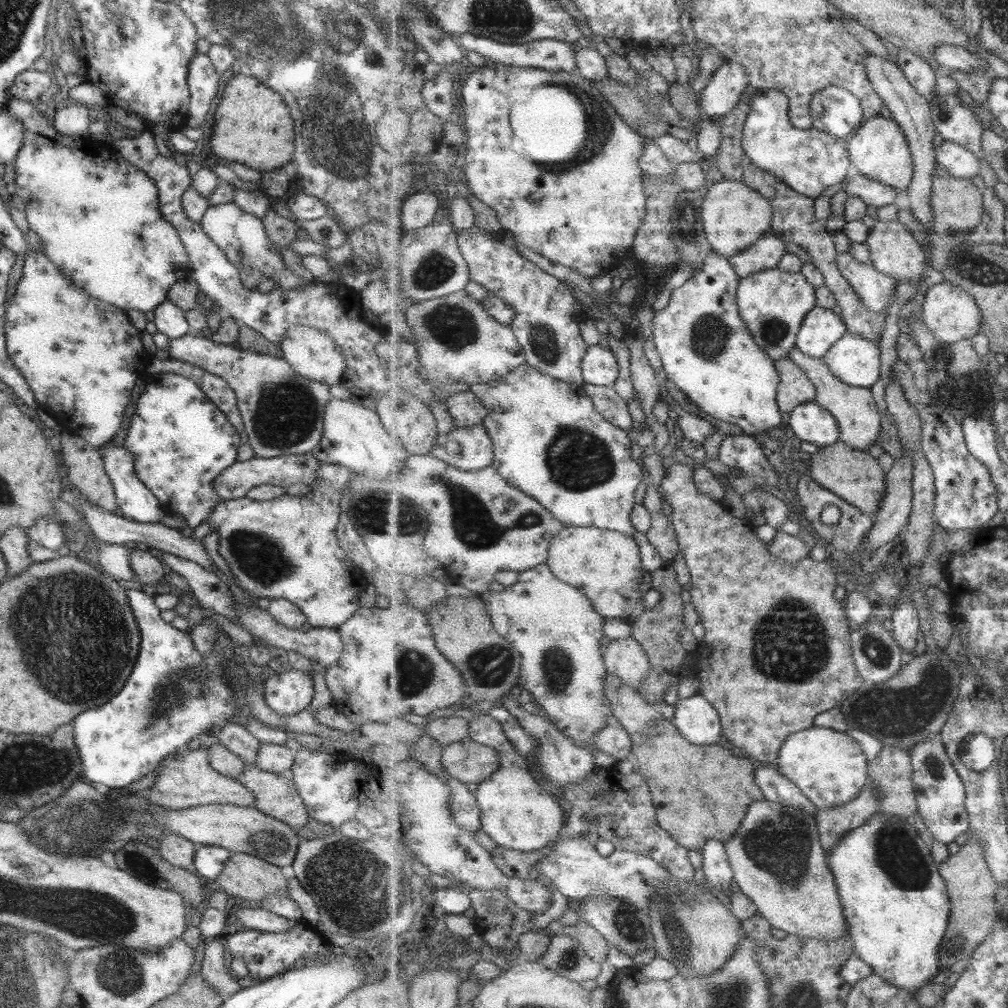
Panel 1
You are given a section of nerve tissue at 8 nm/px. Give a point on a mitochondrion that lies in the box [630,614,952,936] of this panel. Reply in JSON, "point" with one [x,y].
{"point":[779,844]}

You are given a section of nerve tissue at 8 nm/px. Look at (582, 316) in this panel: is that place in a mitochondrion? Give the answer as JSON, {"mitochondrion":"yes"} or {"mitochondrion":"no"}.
{"mitochondrion":"no"}

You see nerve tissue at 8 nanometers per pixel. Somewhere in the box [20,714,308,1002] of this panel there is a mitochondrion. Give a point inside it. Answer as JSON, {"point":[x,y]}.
{"point":[119,972]}

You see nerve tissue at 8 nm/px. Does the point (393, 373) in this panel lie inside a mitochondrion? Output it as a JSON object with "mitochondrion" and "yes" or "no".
{"mitochondrion":"no"}

